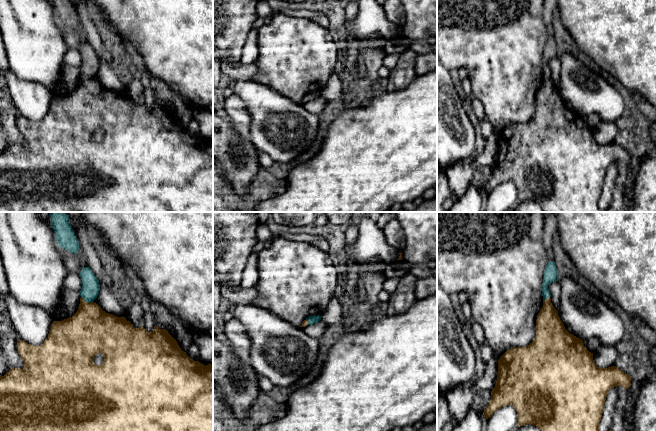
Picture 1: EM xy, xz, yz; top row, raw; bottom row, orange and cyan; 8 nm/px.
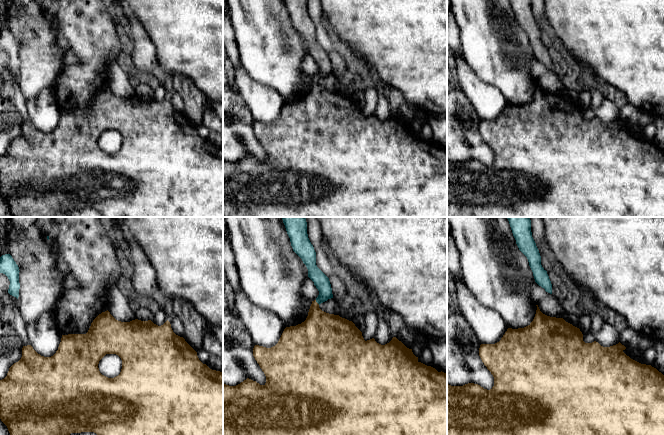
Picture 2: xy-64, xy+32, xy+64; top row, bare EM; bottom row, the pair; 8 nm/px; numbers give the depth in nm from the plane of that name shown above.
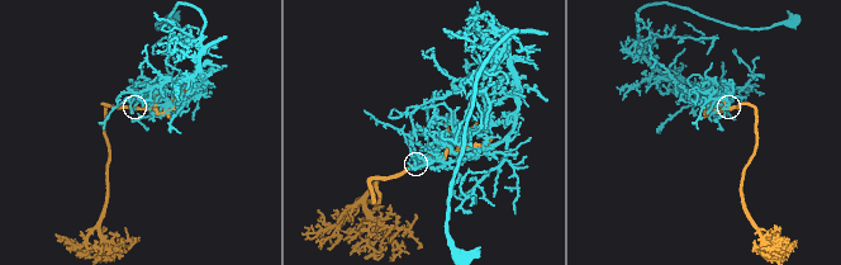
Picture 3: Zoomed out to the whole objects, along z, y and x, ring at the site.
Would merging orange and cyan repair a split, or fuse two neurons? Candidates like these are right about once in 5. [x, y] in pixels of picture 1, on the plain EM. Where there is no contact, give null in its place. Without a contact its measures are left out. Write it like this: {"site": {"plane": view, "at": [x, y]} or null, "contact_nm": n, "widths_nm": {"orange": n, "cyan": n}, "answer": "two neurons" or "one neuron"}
{"site": {"plane": "xy", "at": [86, 78]}, "contact_nm": 110, "widths_nm": {"orange": 380, "cyan": 140}, "answer": "two neurons"}

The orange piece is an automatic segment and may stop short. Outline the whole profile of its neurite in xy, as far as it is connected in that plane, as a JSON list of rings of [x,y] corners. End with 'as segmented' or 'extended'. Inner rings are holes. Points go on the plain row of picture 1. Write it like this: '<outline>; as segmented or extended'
[[[81,73],[77,88],[72,93],[62,97],[53,97],[48,113],[41,121],[33,122],[19,115],[17,126],[23,136],[24,144],[12,144],[4,152],[0,153],[0,212],[213,212],[213,141],[208,140],[205,142],[199,137],[189,134],[166,105],[160,105],[155,101],[153,107],[149,109],[143,102],[141,104],[134,104],[125,93],[117,93],[106,89],[98,80],[94,78],[87,79]],[[98,129],[104,132],[104,138],[101,141],[93,139],[93,134]]]; as segmented

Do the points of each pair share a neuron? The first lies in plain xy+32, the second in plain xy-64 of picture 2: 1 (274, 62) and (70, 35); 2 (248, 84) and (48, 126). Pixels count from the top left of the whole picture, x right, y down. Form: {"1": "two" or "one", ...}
{"1": "two", "2": "one"}

